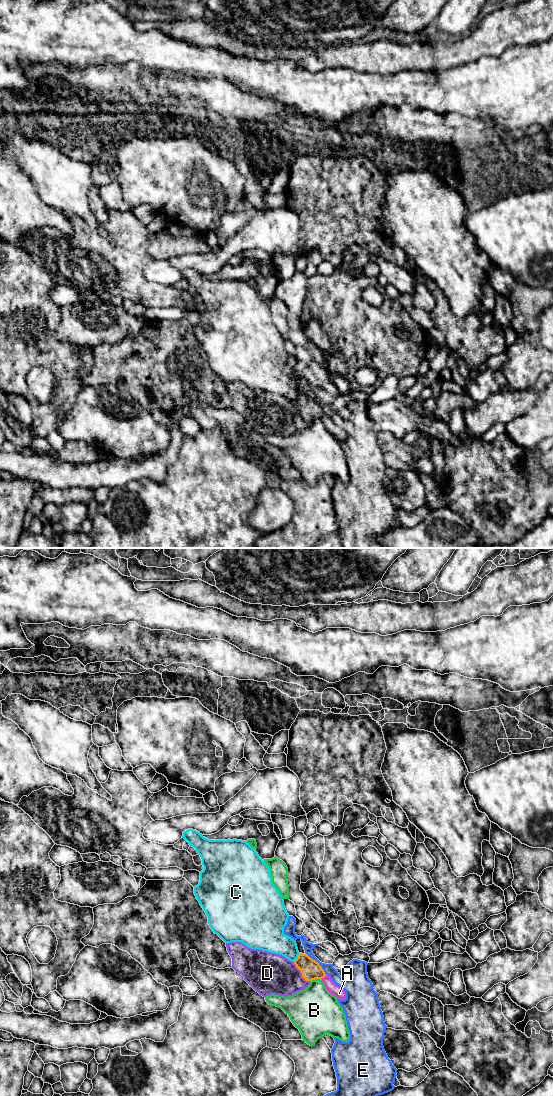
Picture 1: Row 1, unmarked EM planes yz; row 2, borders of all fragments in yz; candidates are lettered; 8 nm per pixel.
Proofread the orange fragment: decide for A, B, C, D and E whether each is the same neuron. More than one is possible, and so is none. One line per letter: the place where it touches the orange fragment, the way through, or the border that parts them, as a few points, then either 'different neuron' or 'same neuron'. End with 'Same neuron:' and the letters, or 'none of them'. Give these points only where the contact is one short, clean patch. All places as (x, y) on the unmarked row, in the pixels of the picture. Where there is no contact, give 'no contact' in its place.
A: yz (323, 417) | across yz (310, 409), (323, 417), (339, 433) | same neuron
B: yz (315, 418) | different neuron
C: yz (298, 397) | different neuron
D: yz (301, 413) | different neuron
E: yz (318, 403) | different neuron
Same neuron: A

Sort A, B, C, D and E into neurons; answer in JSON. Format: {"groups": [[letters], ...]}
{"groups": [["A"], ["B"], ["C"], ["D"], ["E"]]}

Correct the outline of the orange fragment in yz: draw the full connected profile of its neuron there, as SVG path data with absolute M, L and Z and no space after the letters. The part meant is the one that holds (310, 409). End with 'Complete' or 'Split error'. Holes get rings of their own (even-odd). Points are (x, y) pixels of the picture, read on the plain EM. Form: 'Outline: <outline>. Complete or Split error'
Outline: M299 393L298 398L294 401L296 407L301 411L302 417L306 421L320 419L326 429L337 439L345 440L345 431L336 425L332 419L327 416L318 402L306 394Z. Split error

